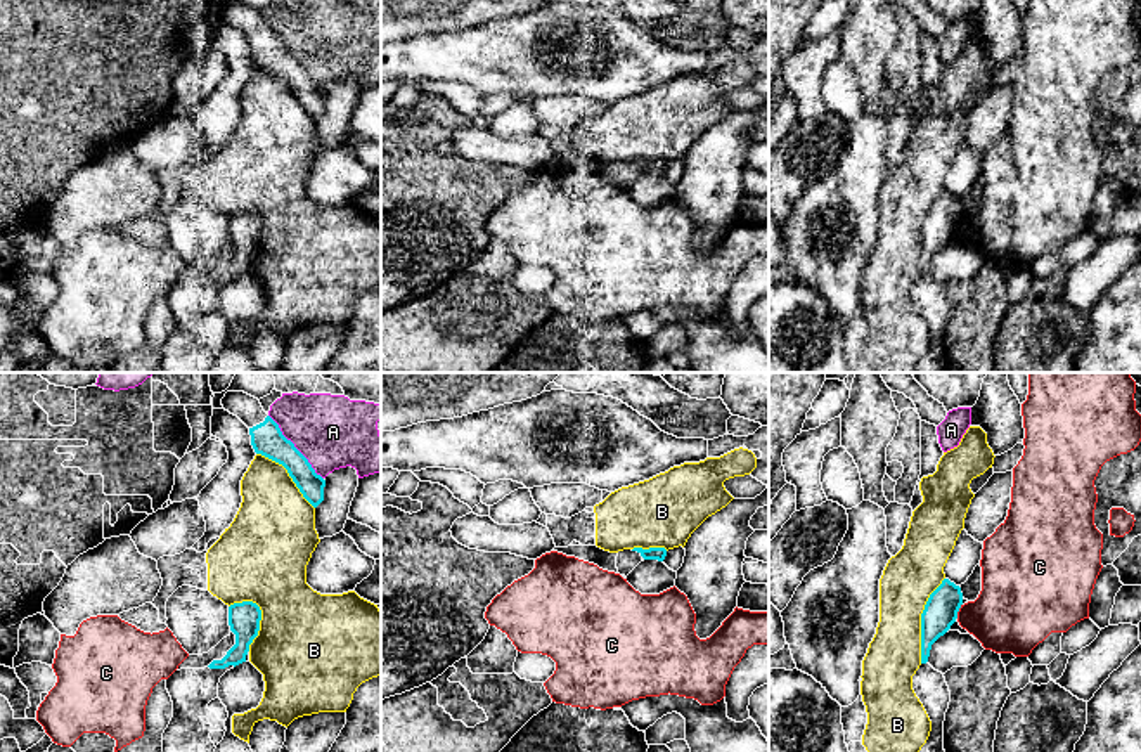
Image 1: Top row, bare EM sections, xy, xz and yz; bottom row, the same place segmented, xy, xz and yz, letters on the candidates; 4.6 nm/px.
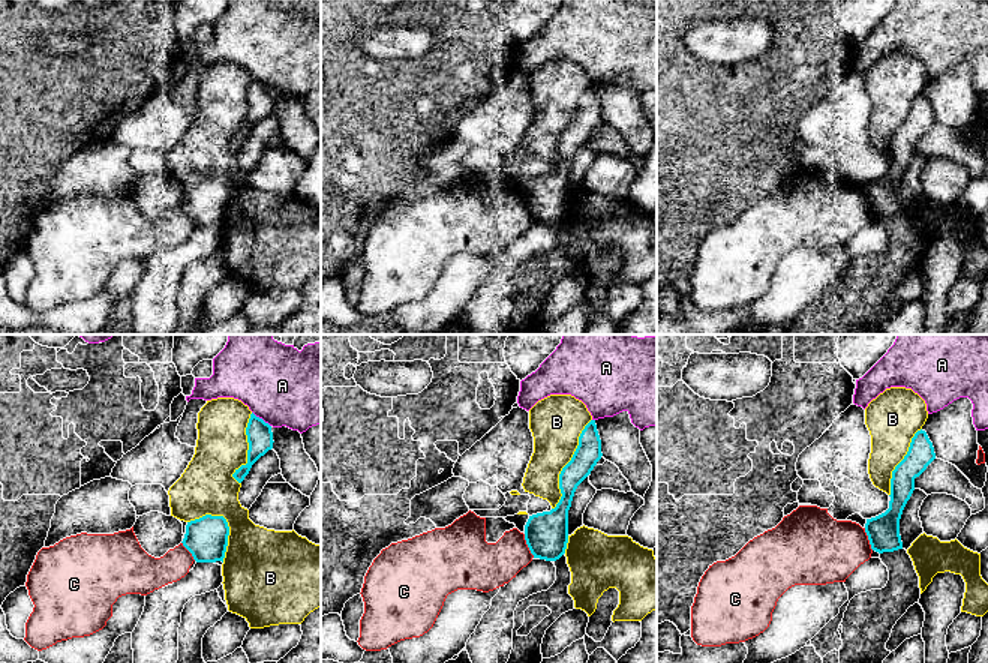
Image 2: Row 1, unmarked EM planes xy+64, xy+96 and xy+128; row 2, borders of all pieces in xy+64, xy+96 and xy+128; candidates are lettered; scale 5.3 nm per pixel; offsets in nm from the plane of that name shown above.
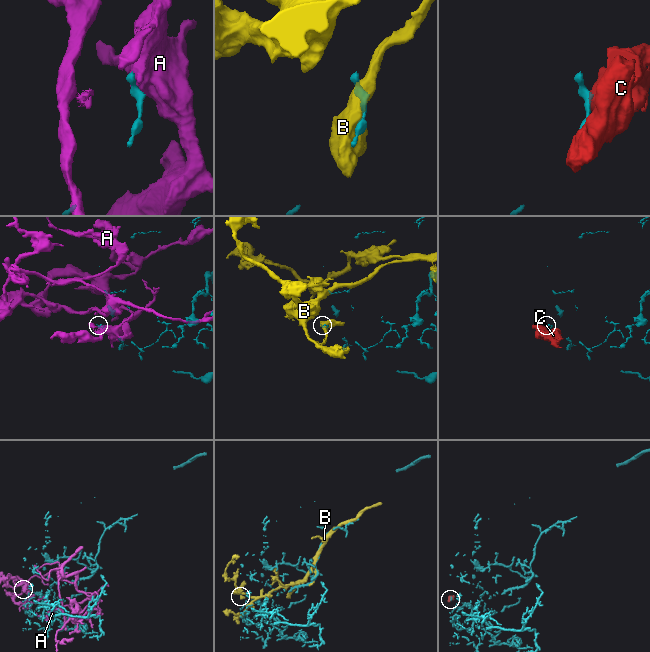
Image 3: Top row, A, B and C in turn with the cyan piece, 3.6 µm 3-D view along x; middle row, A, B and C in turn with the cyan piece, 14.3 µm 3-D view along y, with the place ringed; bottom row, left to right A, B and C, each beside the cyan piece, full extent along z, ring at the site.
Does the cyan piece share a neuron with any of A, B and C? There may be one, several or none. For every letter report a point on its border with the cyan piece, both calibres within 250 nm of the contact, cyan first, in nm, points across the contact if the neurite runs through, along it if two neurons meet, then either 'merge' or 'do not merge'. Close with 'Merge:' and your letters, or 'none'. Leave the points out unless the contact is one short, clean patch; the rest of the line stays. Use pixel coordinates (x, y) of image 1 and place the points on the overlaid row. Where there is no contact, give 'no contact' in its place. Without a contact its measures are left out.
A: meets cyan in xy at (295, 447); 150 nm thick on the cyan side, 340 nm on the other; do not merge
B: meets cyan in yz at (921, 621); 160 nm thick on the cyan side, 260 nm on the other; do not merge
C: meets cyan in yz at (958, 610); 160 nm thick on the cyan side, 360 nm on the other; do not merge
Merge: none

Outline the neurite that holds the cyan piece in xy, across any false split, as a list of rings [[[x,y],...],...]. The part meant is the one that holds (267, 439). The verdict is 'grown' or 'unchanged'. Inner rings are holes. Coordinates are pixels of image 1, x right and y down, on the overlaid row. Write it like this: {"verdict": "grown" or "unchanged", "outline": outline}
{"verdict": "grown", "outline": [[[227,392],[222,405],[249,428],[255,452],[282,464],[303,497],[317,508],[324,501],[326,480],[315,473],[294,444],[282,435],[279,425],[263,411],[260,400],[244,392]]]}

